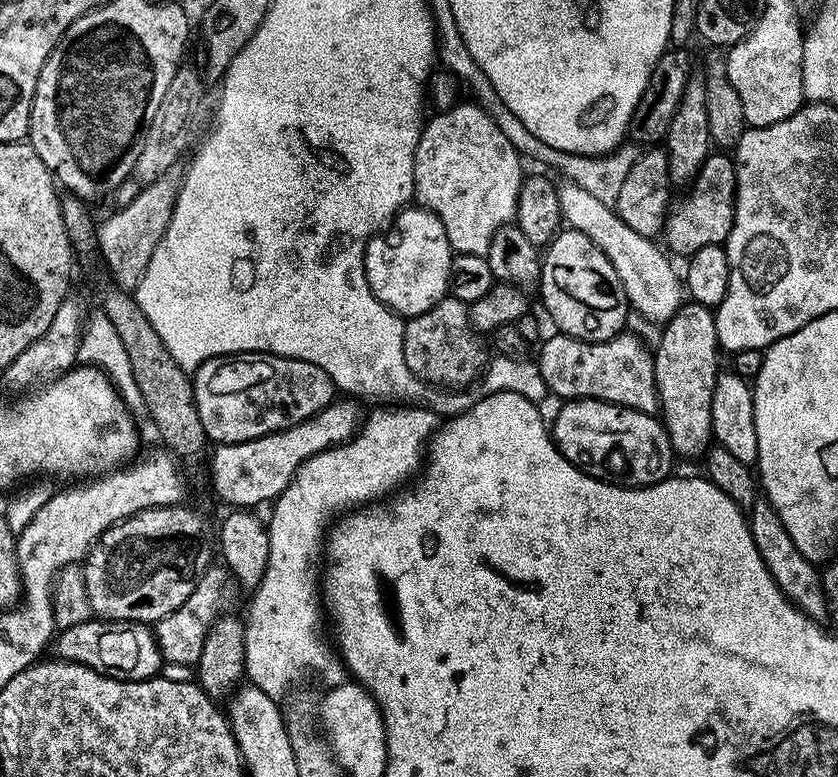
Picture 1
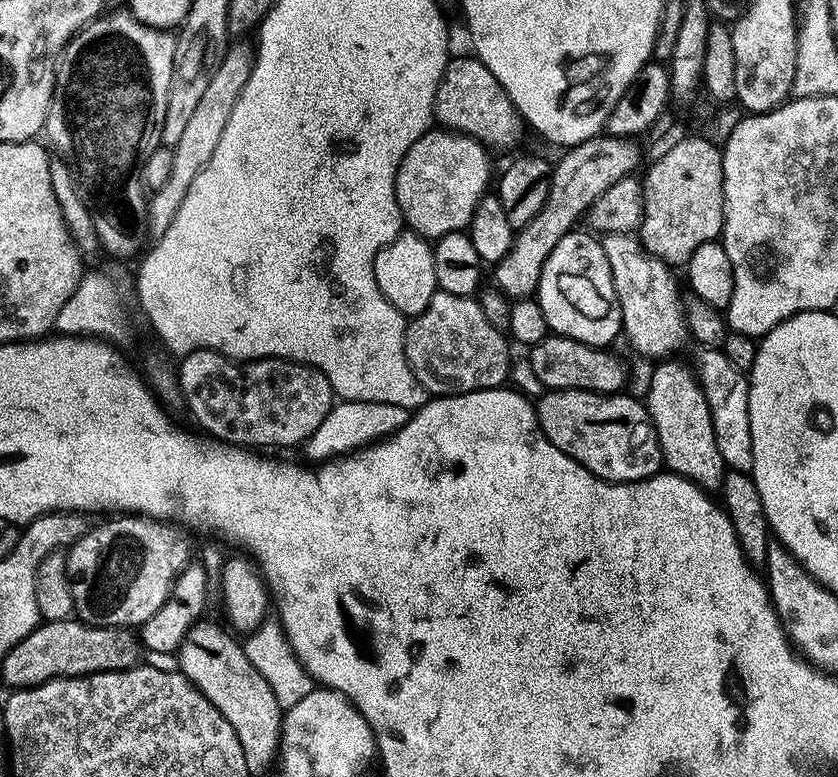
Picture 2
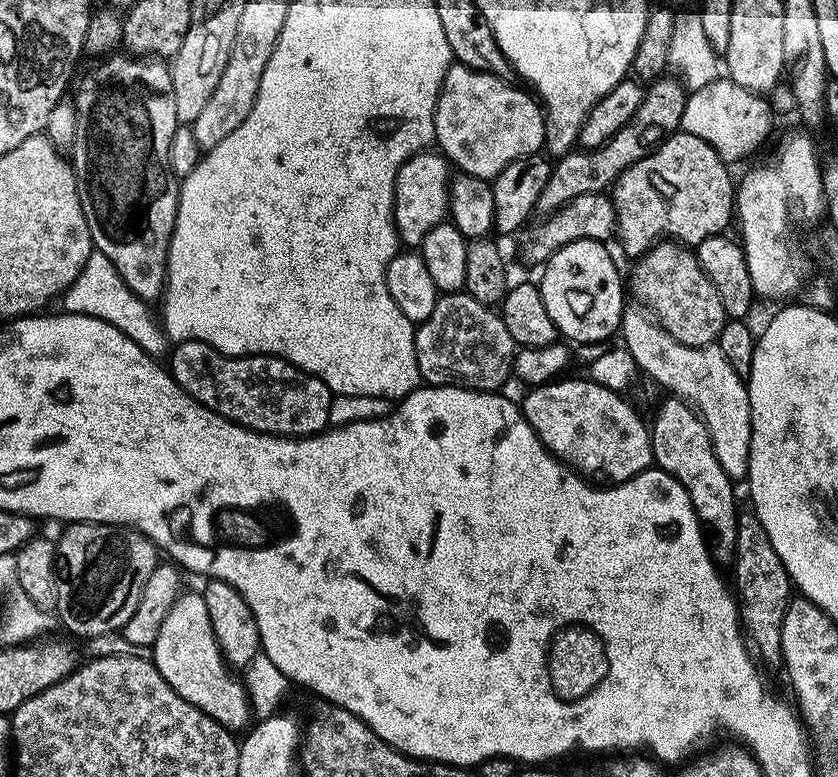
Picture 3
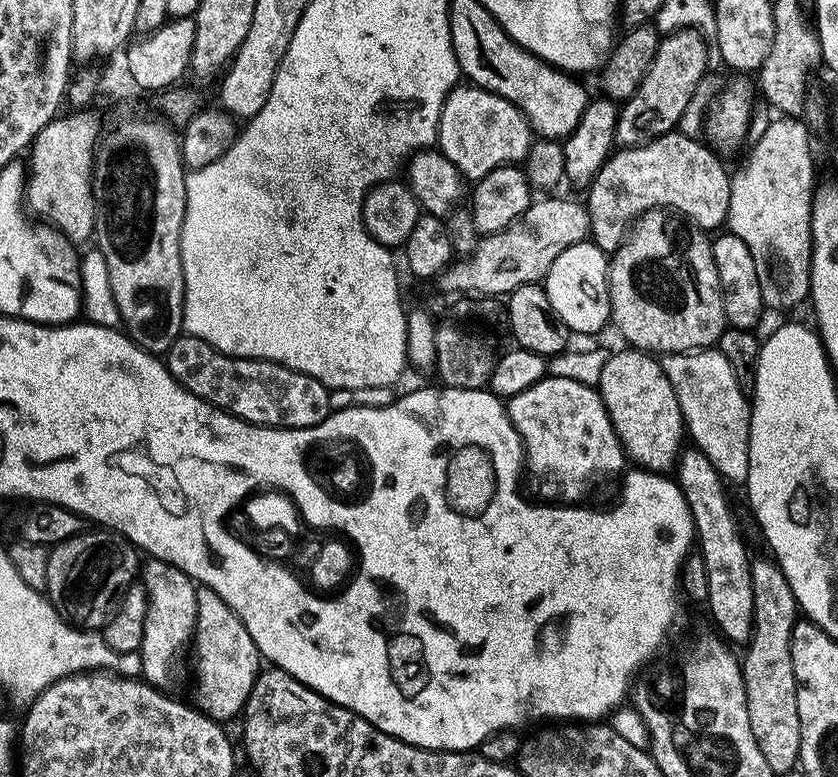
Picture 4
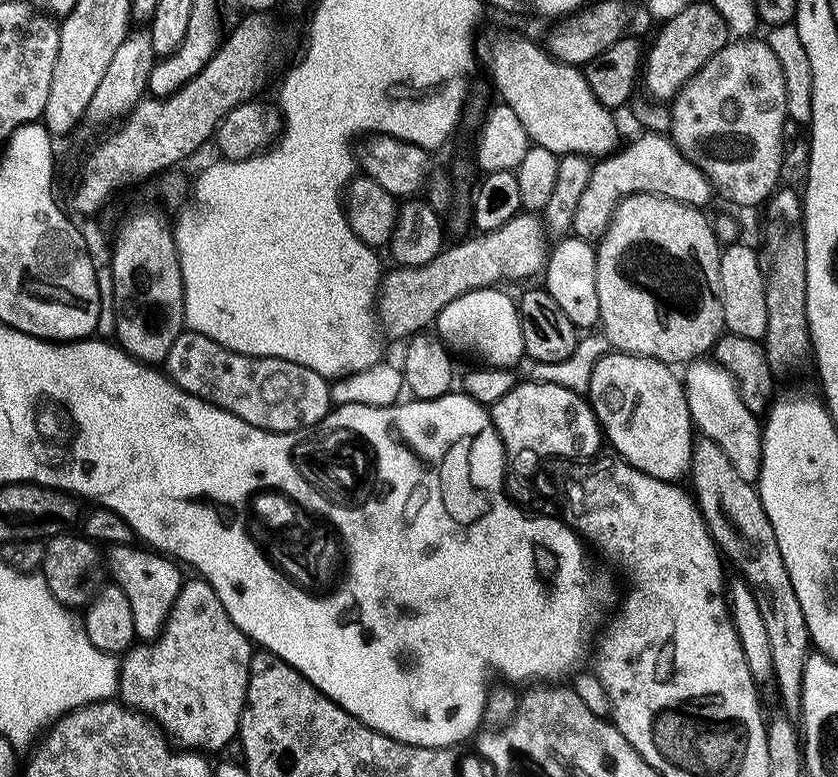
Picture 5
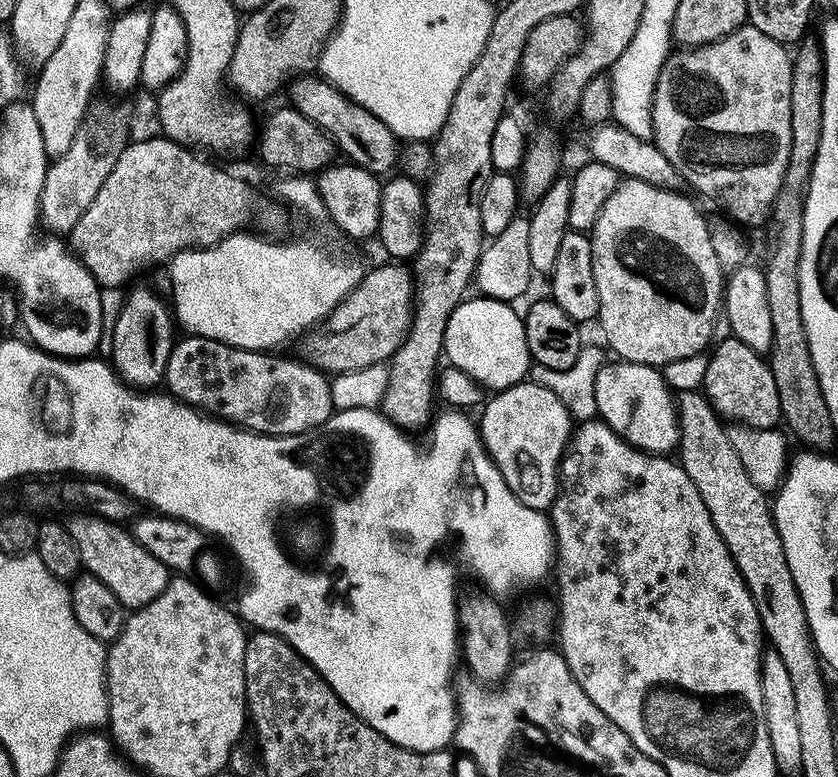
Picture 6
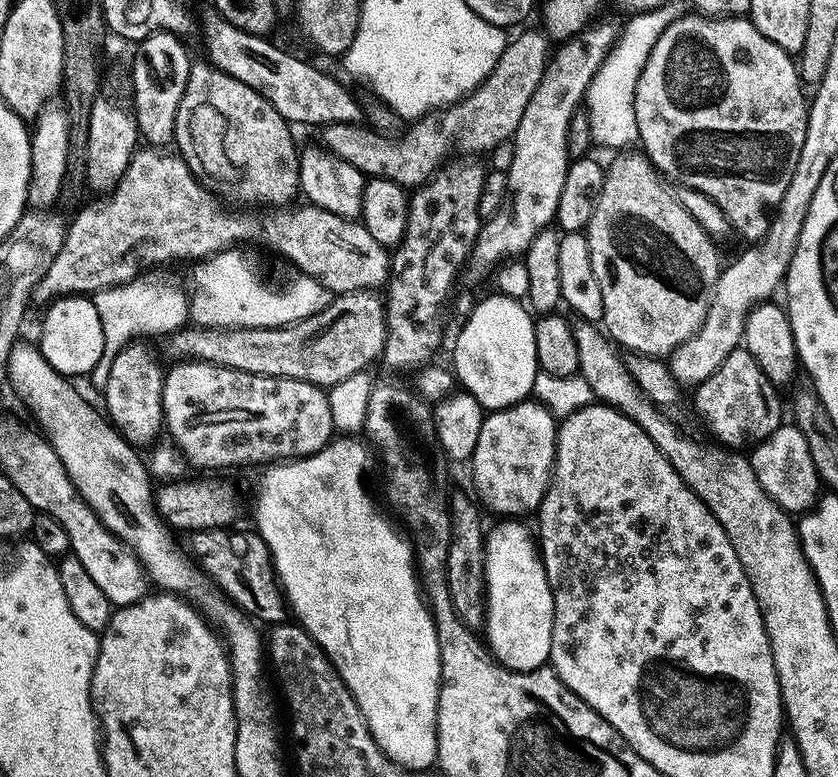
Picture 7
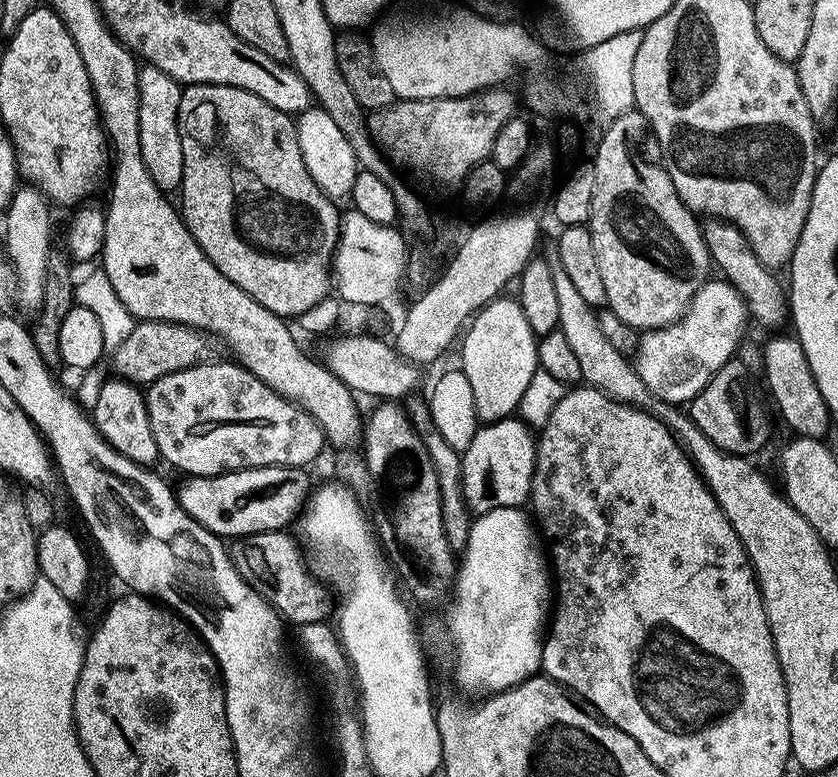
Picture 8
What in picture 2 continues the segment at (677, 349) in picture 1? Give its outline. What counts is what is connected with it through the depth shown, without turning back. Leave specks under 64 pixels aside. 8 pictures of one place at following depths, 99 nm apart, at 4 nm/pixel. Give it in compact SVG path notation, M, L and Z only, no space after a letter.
M680 358L661 359L652 370L646 407L658 434L663 467L671 475L686 478L709 494L715 493L724 481L726 465L718 451L710 406L697 373L691 367L688 369Z

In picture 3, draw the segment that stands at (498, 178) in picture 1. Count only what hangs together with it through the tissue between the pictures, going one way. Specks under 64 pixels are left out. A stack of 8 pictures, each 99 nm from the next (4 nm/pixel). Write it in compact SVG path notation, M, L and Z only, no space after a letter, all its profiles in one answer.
M425 150L417 152L401 166L396 175L396 197L392 203L392 221L396 224L396 234L399 243L404 246L419 246L422 238L434 230L434 226L445 223L449 215L448 189L450 187L450 164L439 151Z

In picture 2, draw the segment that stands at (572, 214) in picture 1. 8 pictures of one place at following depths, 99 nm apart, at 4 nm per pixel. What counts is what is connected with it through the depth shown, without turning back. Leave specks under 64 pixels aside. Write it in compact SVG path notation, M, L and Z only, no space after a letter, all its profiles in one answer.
M610 232L600 240L602 250L606 254L606 262L610 262L610 270L614 278L614 290L618 294L620 308L620 327L623 339L632 343L632 348L644 358L672 358L684 348L686 340L686 308L680 304L680 288L672 277L673 269L646 251L635 235L626 232Z

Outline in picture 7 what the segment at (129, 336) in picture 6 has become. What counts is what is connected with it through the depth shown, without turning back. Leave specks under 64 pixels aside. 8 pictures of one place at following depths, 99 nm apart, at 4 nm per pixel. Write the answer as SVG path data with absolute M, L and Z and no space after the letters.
M136 338L125 345L114 362L106 365L108 377L104 380L103 411L124 439L136 446L148 443L151 445L157 439L155 436L164 428L162 386L166 368L165 365L160 365L161 357L158 352L156 357L155 350L146 343L148 342Z

